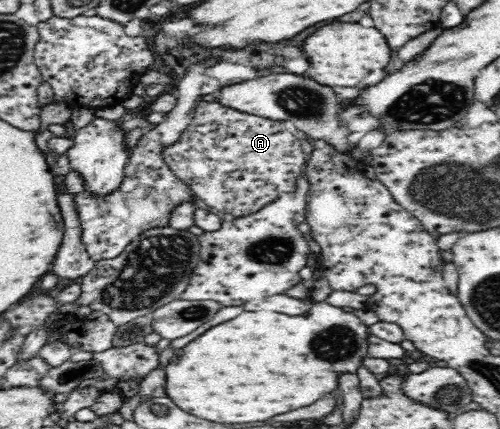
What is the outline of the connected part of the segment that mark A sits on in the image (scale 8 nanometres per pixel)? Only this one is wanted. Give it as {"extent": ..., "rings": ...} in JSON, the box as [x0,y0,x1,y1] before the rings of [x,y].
{"extent":[162,101,307,219],"rings":[[[205,101],[197,103],[193,115],[182,136],[162,149],[162,156],[173,174],[183,180],[192,193],[203,199],[217,214],[235,219],[249,217],[261,211],[267,203],[273,203],[275,199],[295,191],[307,161],[299,144],[299,131],[293,122],[275,121],[233,110],[218,102]]]}

